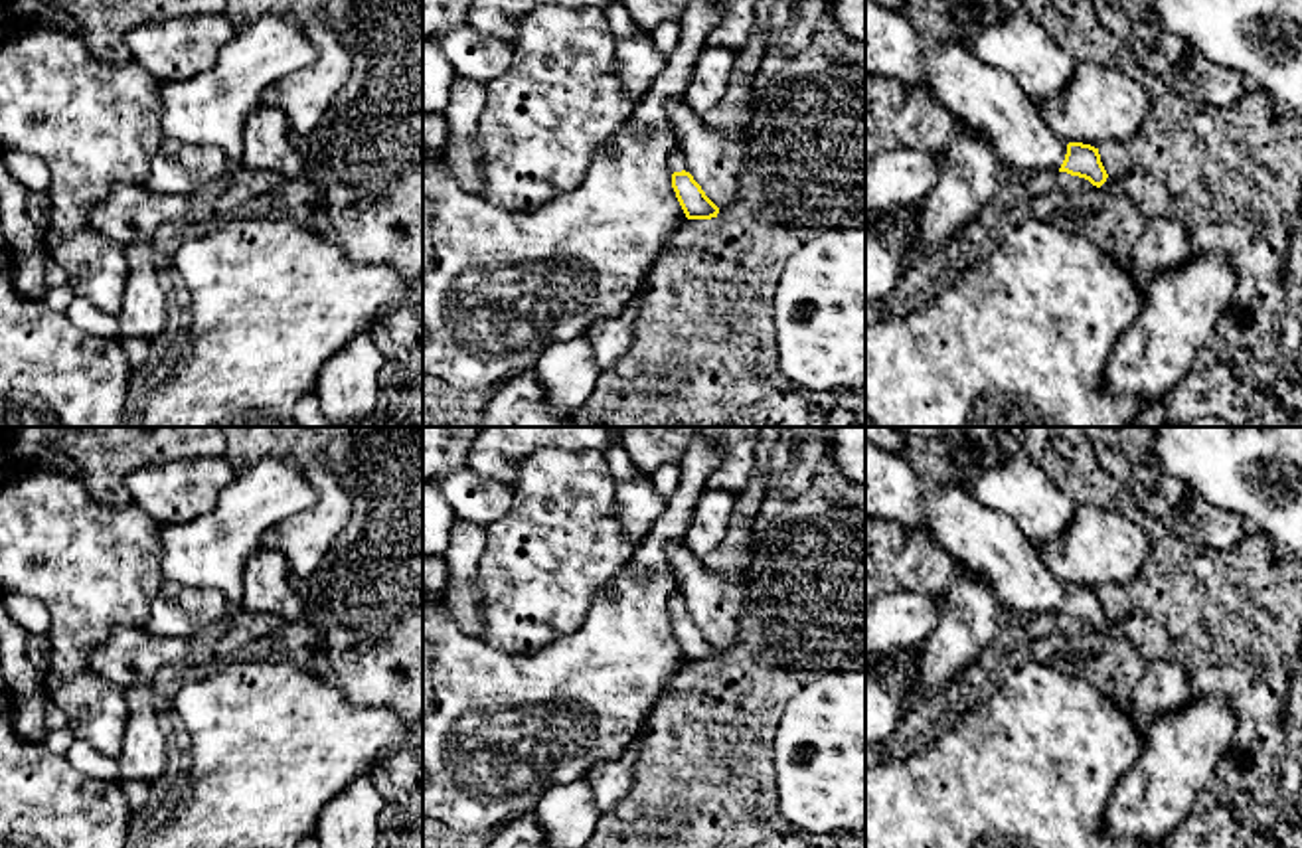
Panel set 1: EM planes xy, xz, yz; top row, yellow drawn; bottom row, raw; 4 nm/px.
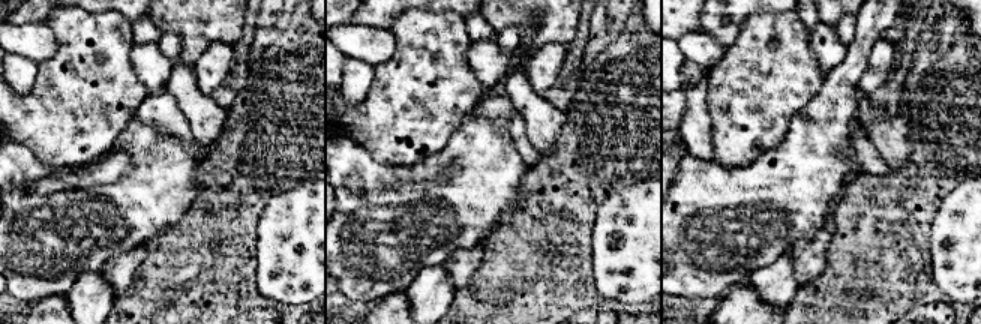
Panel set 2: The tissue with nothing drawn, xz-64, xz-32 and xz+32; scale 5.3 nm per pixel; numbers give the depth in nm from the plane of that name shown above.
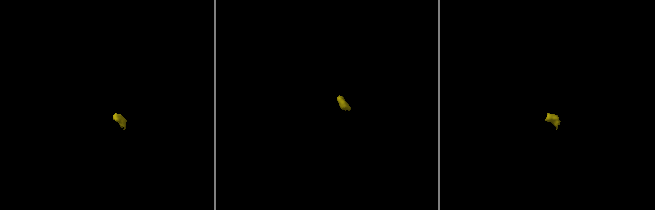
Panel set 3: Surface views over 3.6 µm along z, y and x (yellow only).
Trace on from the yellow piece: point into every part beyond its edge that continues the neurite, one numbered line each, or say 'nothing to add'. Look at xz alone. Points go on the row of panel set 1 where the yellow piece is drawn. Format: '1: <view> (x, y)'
1: xz (676, 159)

